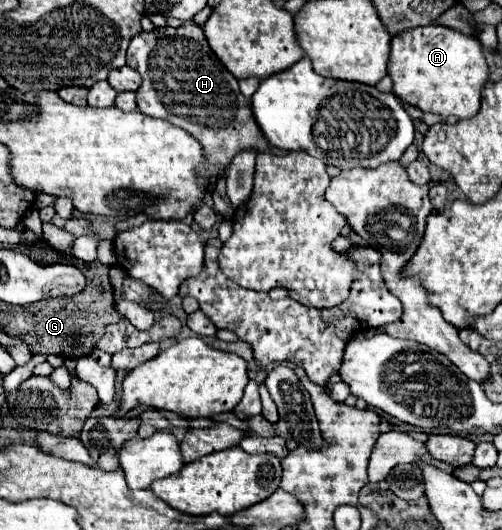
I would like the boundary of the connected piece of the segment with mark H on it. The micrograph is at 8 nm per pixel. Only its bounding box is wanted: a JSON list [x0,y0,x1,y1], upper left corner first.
[128,21,270,179]

